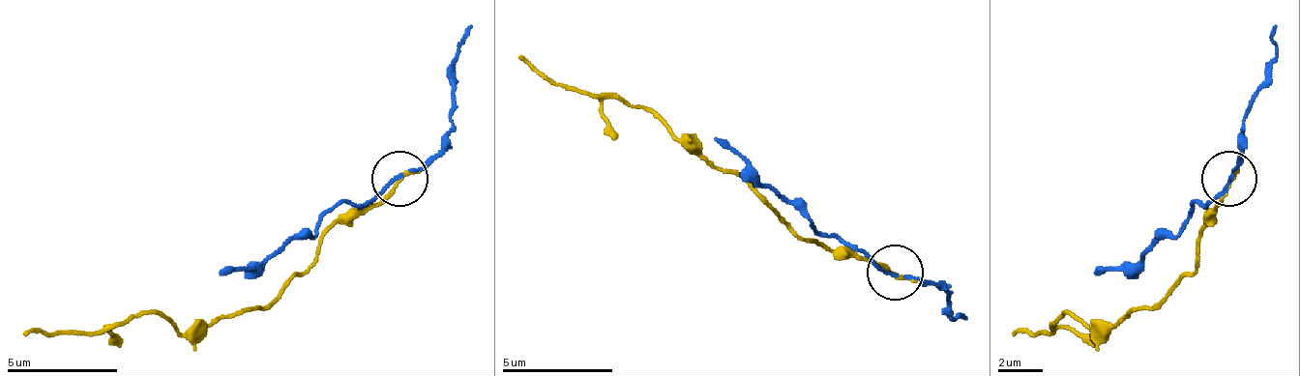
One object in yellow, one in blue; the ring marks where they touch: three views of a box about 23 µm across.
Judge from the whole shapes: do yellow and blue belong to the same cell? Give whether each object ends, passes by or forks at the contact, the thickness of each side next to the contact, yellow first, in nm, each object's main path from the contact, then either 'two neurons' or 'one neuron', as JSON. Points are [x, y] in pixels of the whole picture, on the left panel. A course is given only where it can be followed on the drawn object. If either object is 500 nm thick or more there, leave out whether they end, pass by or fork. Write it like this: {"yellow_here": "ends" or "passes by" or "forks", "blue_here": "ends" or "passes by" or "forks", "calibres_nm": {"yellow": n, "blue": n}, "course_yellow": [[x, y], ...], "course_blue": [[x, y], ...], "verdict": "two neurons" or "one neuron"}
{"yellow_here": "ends", "blue_here": "passes by", "calibres_nm": {"yellow": 200, "blue": 140}, "course_yellow": [[398, 180], [342, 218], [265, 307], [210, 318], [182, 334], [155, 312], [66, 334], [21, 334]], "course_blue": [[398, 180], [365, 202], [332, 208], [304, 235], [265, 263], [221, 274]], "verdict": "two neurons"}

